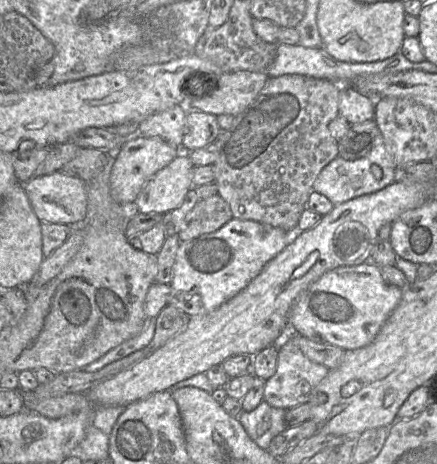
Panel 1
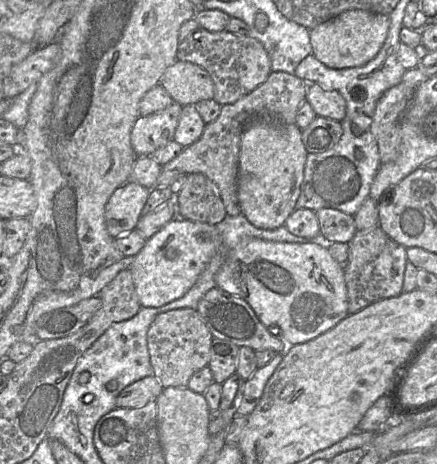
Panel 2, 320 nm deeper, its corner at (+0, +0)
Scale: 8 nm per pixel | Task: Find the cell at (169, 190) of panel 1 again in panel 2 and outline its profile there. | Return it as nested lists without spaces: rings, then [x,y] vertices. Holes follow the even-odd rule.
[[[128,181],[112,193],[105,207],[105,222],[113,238],[136,229],[150,191],[139,183]]]

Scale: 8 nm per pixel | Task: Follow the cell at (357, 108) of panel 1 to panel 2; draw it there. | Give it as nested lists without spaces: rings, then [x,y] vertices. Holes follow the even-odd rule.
[[[308,83],[306,101],[317,116],[342,121],[346,115],[346,101],[335,90],[325,91],[319,84]]]

